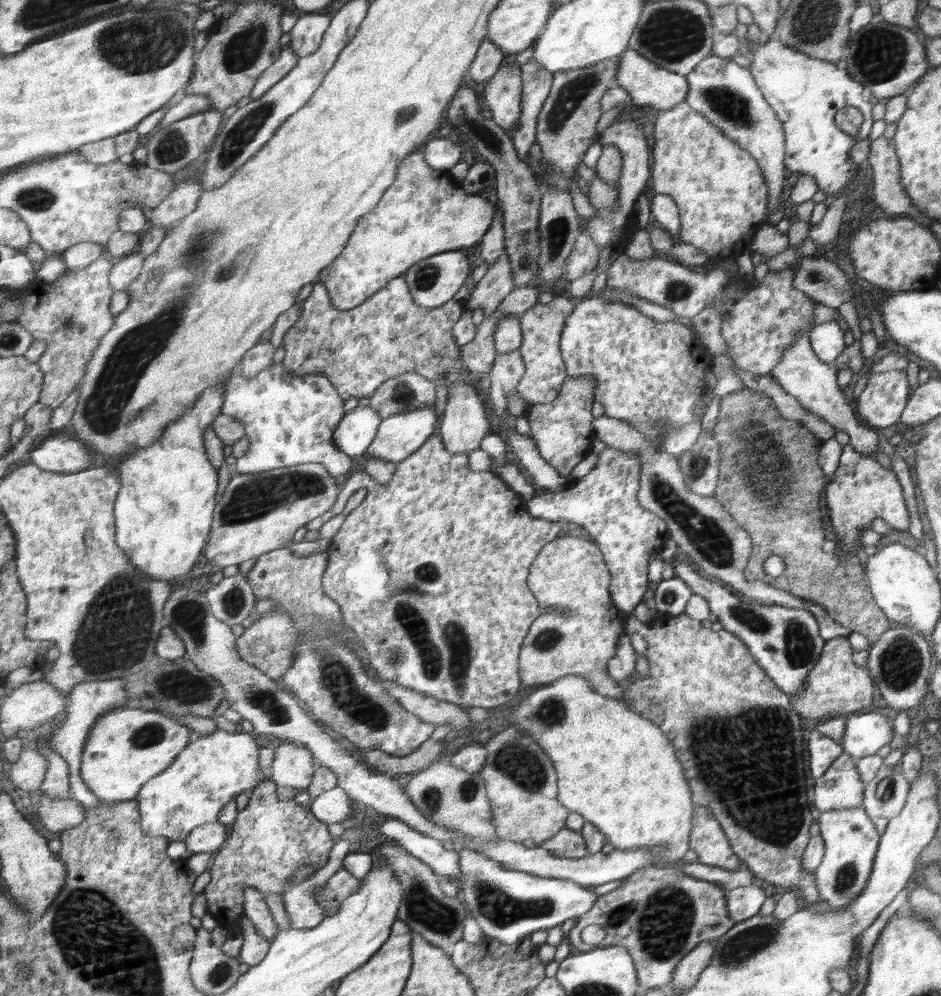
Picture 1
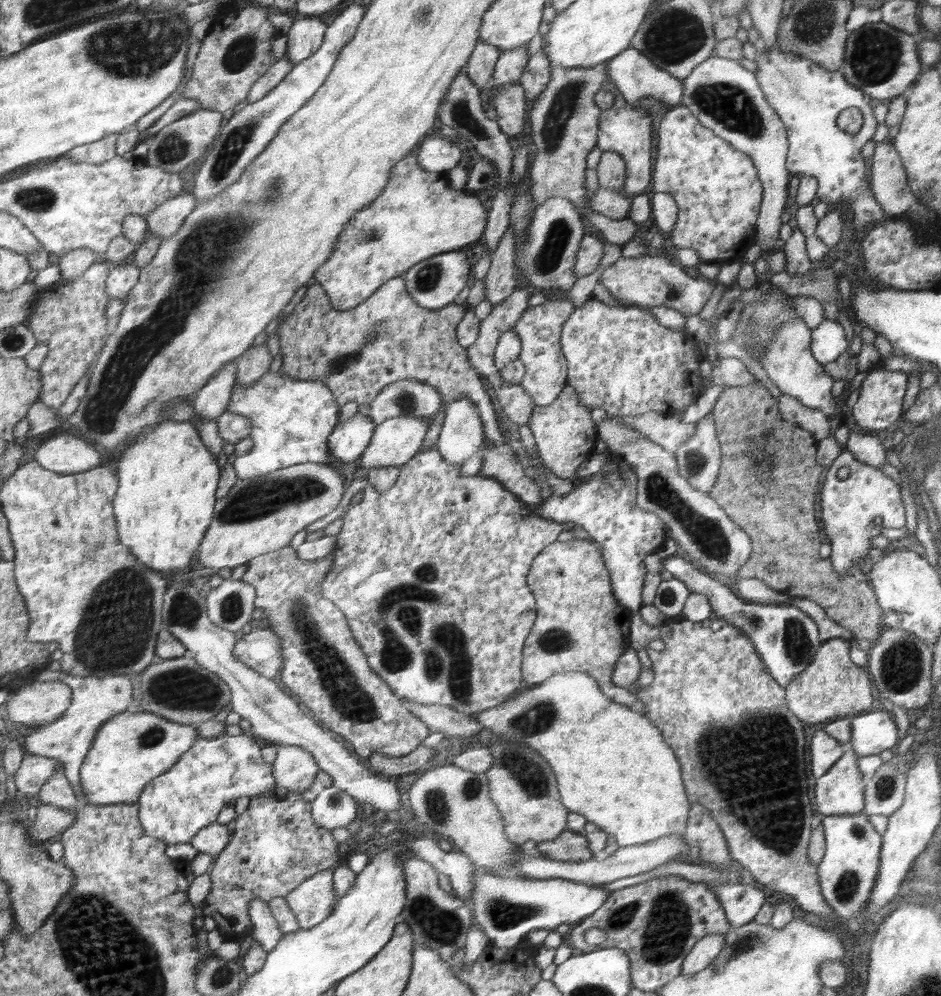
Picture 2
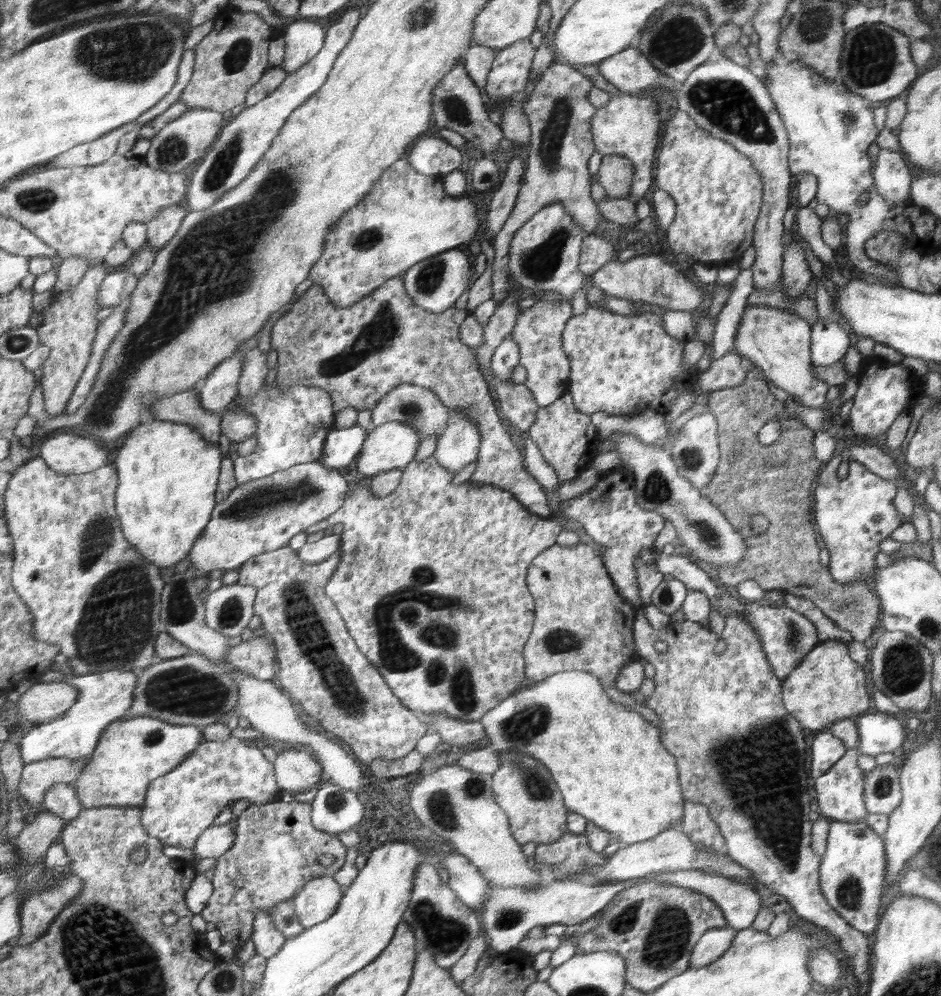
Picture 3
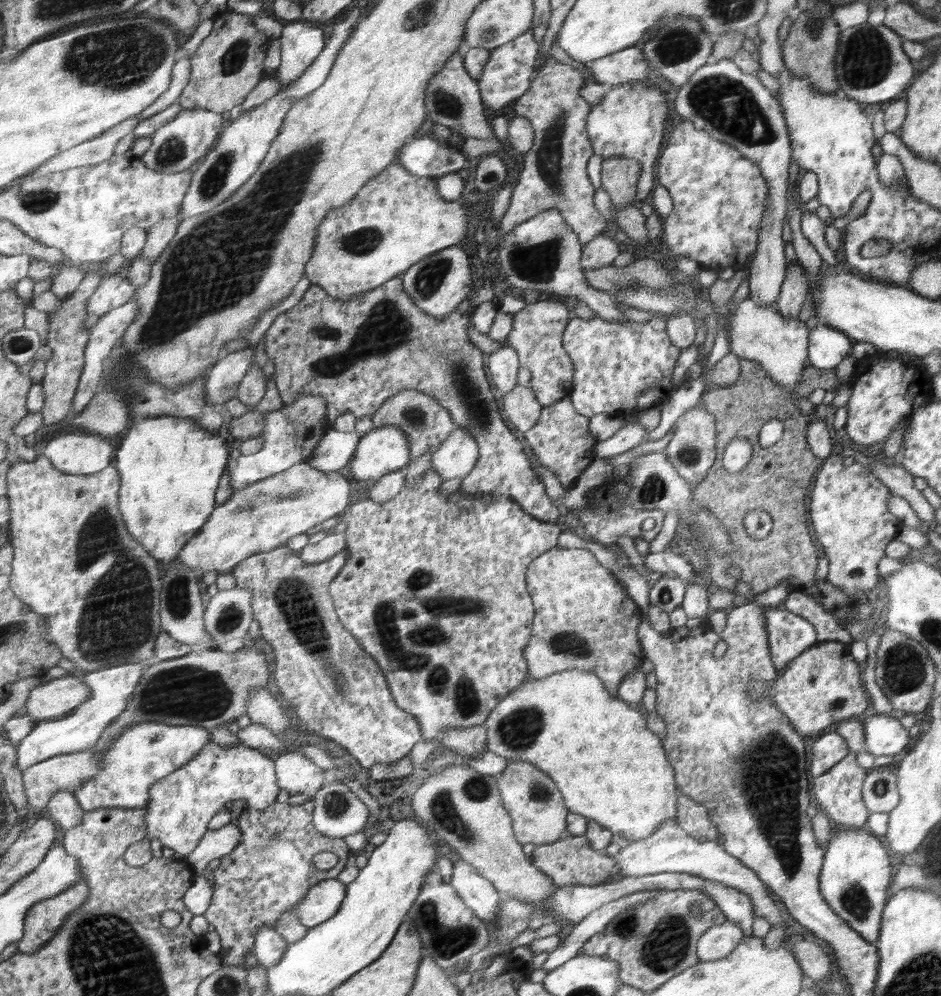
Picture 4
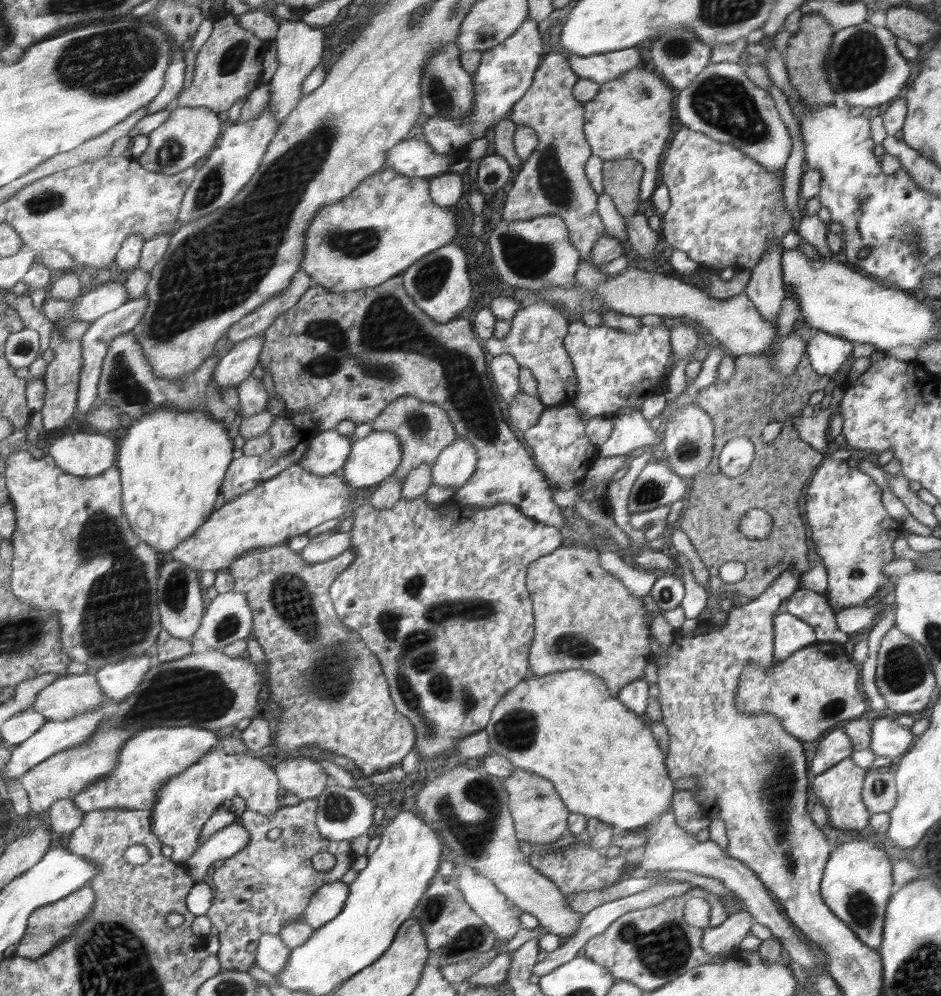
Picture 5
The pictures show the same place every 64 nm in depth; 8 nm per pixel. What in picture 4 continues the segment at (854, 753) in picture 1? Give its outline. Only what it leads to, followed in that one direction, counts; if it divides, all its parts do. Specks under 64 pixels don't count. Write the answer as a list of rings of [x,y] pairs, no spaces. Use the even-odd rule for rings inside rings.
[[[896,713],[869,714],[862,718],[865,750],[877,756],[894,756],[908,746],[908,732],[896,720]]]

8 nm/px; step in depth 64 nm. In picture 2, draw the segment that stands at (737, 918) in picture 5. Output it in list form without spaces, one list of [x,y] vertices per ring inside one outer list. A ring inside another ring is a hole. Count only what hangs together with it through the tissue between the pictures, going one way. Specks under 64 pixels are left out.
[[[724,933],[707,934],[687,954],[683,962],[683,970],[680,975],[688,976],[703,971],[723,949],[725,943]]]

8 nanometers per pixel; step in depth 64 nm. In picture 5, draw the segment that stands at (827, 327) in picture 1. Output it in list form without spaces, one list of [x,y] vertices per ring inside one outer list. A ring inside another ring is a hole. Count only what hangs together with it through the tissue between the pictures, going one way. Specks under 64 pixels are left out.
[[[818,331],[807,343],[806,356],[811,359],[816,372],[833,378],[838,368],[849,360],[852,346],[854,346],[852,342],[838,335]]]

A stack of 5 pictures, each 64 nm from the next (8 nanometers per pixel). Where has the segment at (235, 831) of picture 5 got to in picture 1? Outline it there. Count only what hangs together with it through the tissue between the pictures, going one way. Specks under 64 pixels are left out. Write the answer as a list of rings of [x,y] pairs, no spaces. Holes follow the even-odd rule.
[[[214,821],[193,830],[185,843],[188,851],[194,855],[220,852],[226,845],[231,832],[231,826]]]

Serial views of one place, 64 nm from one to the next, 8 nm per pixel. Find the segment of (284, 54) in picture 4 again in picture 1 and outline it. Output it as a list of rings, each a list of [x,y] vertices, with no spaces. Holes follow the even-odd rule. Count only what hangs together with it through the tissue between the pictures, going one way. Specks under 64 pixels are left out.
[[[322,12],[305,13],[290,31],[289,47],[300,59],[315,53],[323,42],[330,16]]]

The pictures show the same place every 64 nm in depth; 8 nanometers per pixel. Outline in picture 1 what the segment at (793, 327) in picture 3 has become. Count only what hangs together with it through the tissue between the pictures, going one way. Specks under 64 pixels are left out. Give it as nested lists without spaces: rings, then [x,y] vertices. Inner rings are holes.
[[[809,334],[792,342],[791,348],[784,352],[783,361],[769,374],[772,379],[776,379],[778,386],[785,390],[790,396],[798,399],[804,410],[810,414],[818,415],[826,422],[829,422],[836,432],[844,432],[850,437],[849,446],[859,451],[860,454],[875,454],[878,447],[878,435],[876,430],[868,430],[862,426],[856,416],[854,408],[846,402],[842,390],[836,384],[836,371],[828,368],[829,364],[820,360],[816,356]]]

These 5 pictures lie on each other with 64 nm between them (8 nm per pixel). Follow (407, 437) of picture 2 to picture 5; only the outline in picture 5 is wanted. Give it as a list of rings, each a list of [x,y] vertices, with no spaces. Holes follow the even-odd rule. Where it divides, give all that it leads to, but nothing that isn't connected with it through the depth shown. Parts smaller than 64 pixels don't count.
[[[372,431],[366,438],[355,439],[340,474],[352,488],[379,484],[402,464],[402,445],[392,431]]]

